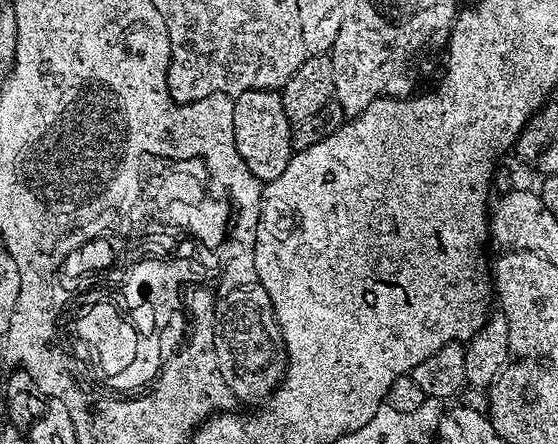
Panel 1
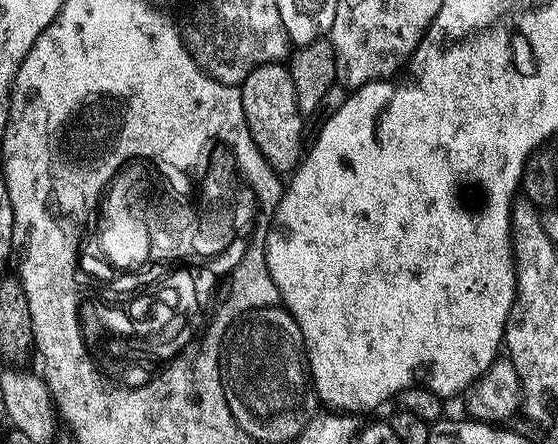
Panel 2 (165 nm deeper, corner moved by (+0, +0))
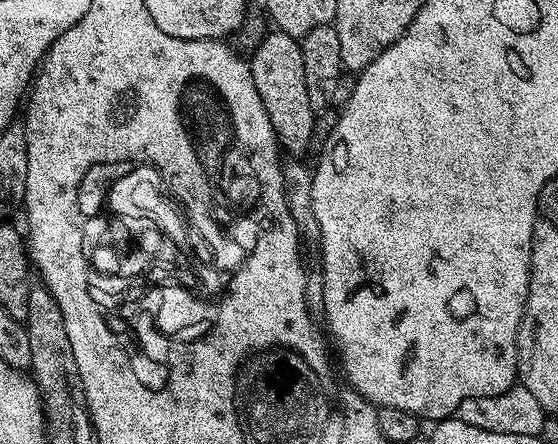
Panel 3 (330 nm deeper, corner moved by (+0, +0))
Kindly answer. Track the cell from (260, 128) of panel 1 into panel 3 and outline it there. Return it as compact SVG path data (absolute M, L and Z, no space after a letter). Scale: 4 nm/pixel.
M272 30L272 33L253 50L250 63L254 86L258 86L258 98L262 98L262 106L266 106L266 114L276 131L281 149L289 157L303 157L310 136L314 133L318 113L310 106L310 94L306 94L306 70L302 67L299 39L285 32Z

